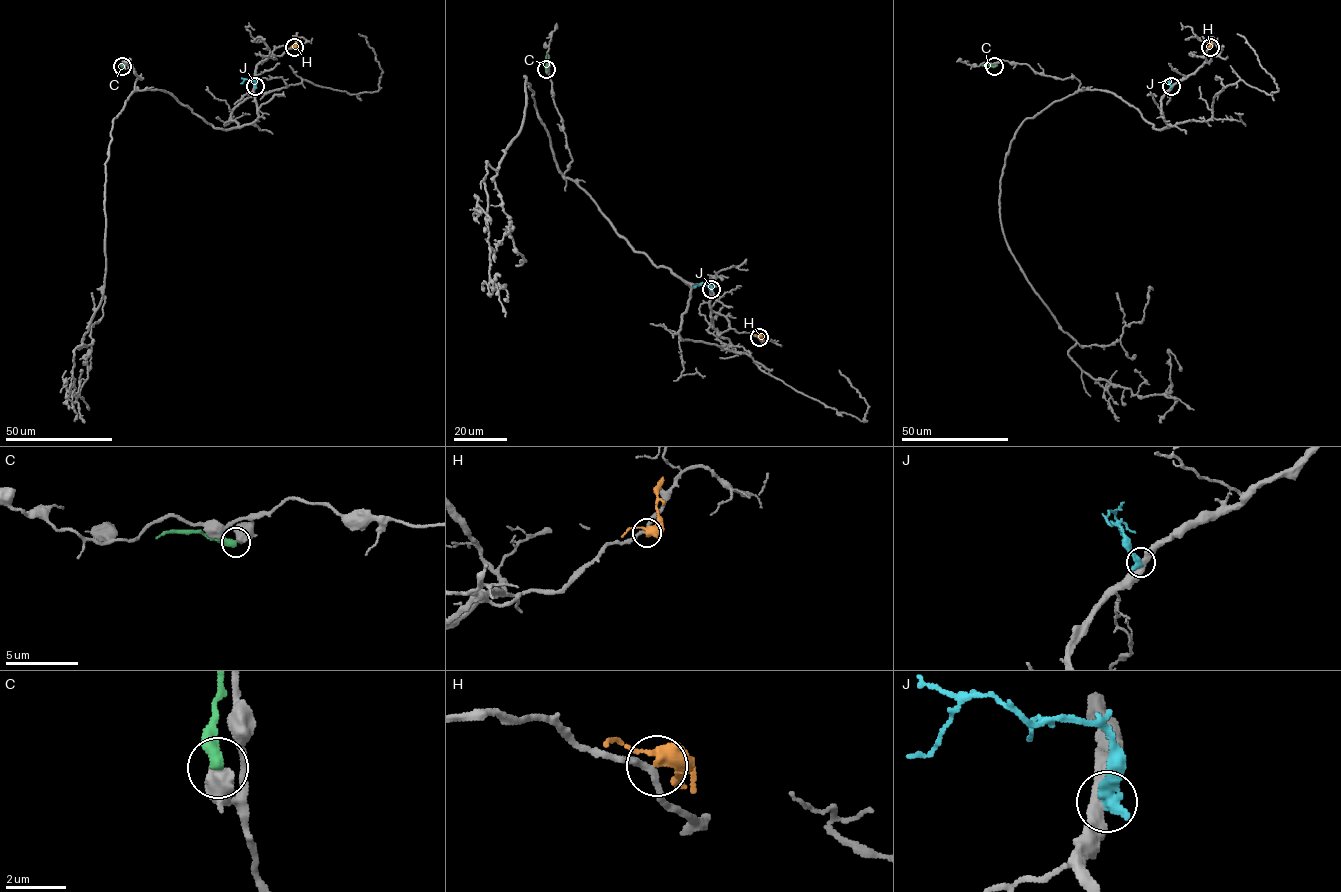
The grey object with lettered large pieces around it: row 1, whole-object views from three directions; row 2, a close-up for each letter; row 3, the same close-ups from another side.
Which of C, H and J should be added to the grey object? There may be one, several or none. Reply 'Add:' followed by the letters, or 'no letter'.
Add: no letter

